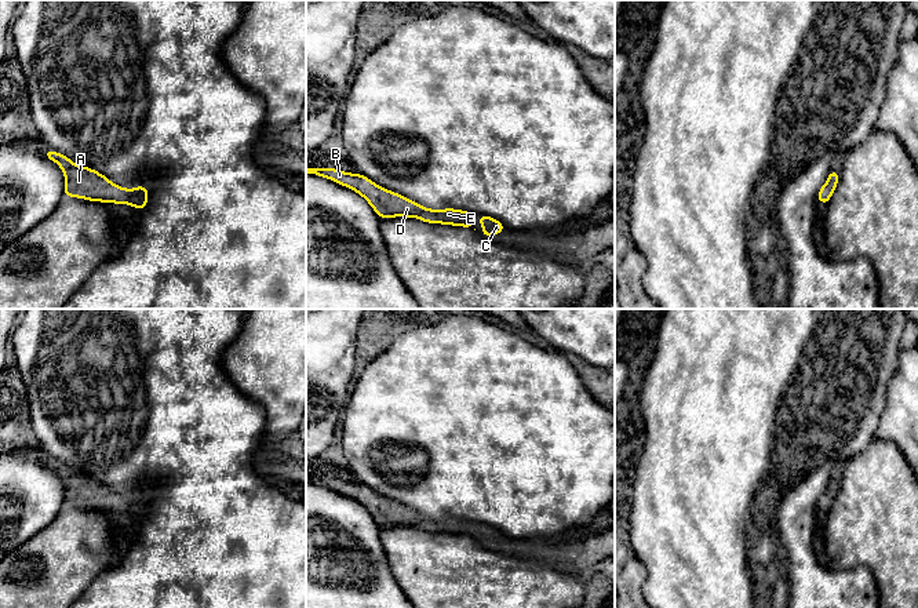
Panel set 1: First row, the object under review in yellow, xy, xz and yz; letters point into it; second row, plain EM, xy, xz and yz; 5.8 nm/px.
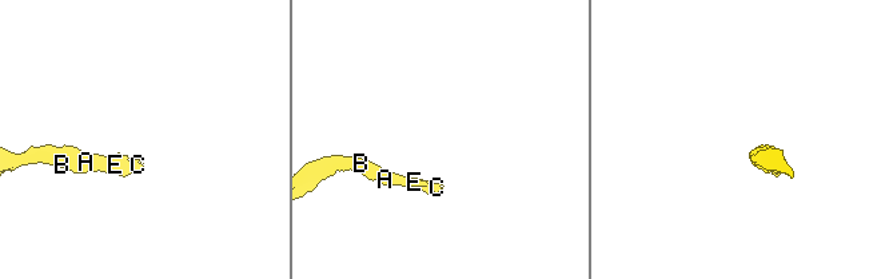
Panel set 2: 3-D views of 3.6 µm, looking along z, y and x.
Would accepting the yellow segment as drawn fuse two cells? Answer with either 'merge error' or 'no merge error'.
no merge error

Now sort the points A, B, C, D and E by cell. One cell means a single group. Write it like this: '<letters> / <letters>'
A B C D E

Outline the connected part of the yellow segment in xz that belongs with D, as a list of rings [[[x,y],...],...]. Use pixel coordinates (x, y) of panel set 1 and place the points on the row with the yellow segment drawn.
[[[307,168],[306,174],[328,178],[342,186],[346,186],[360,196],[374,208],[379,218],[418,218],[427,223],[441,223],[452,226],[473,227],[473,212],[463,210],[430,210],[423,205],[387,190],[361,174],[350,174],[336,168]]]

